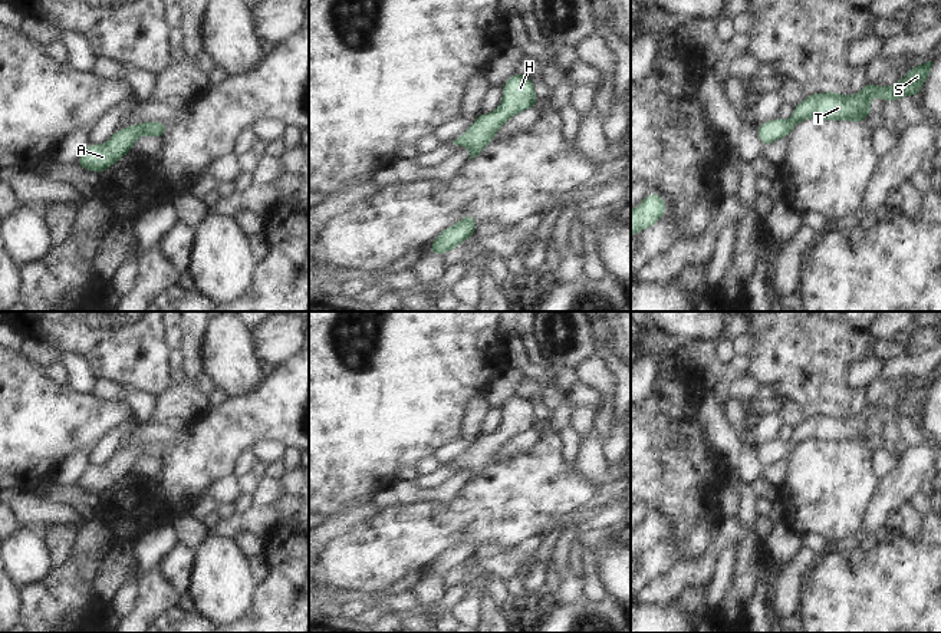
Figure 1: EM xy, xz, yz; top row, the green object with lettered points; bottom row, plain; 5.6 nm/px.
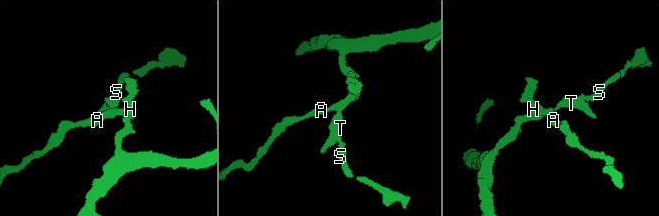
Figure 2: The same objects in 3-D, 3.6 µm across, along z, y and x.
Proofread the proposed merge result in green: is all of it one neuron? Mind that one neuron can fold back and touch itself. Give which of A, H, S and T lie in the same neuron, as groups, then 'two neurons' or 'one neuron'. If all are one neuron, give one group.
A H S T; one neuron

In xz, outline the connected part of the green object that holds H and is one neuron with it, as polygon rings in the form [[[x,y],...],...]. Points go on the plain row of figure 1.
[[[516,393],[503,409],[503,422],[490,436],[480,435],[468,452],[460,456],[453,465],[467,468],[470,479],[478,478],[483,469],[493,464],[496,454],[511,438],[536,428],[539,421],[534,416],[534,403]]]

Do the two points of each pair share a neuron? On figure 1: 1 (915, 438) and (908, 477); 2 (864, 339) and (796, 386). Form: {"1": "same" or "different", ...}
{"1": "different", "2": "same"}

